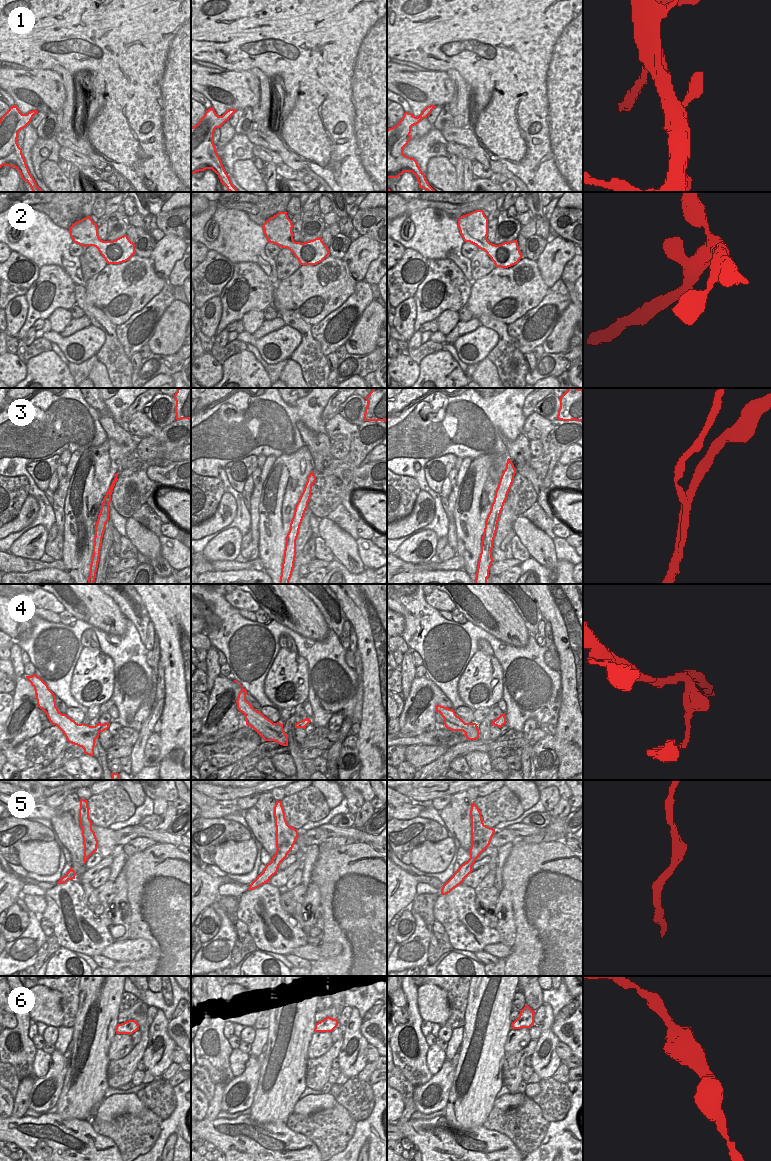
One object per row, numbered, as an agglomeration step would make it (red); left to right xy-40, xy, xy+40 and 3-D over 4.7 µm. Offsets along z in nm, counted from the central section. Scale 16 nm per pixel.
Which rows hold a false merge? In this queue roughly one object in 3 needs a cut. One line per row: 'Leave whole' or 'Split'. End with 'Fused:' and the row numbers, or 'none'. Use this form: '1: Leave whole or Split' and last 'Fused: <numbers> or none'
1: Leave whole
2: Leave whole
3: Split
4: Leave whole
5: Leave whole
6: Leave whole
Fused: 3

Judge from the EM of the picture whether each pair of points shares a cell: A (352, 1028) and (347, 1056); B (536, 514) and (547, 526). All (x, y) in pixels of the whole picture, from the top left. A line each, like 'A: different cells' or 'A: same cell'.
A: same cell
B: same cell

